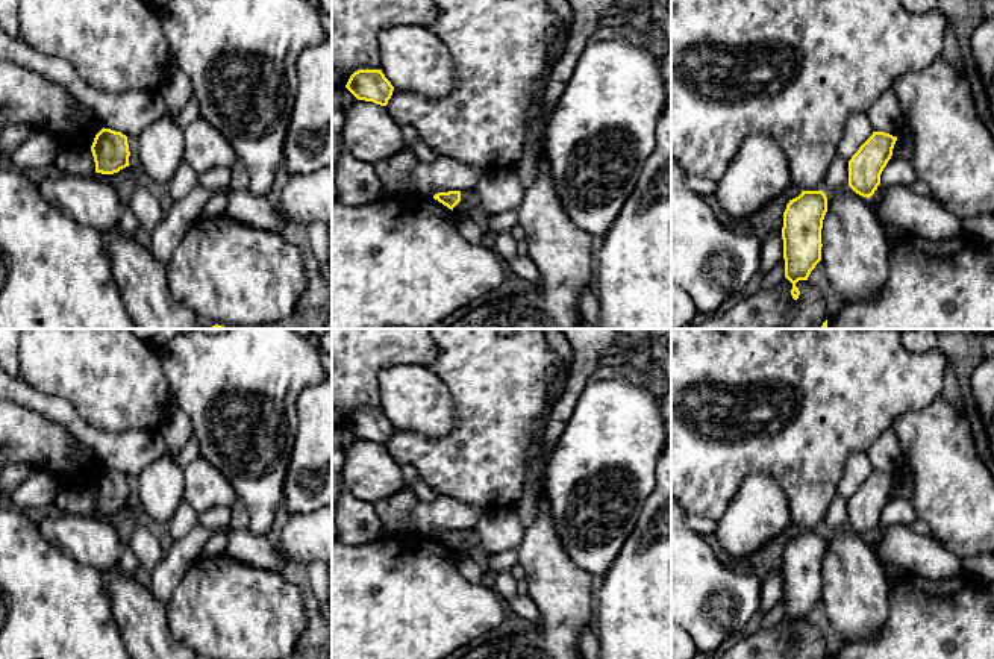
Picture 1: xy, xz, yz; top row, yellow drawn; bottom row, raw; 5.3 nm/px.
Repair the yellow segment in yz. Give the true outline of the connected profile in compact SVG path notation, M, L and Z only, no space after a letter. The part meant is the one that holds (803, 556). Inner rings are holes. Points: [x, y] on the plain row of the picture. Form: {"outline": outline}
{"outline": "M802 530L786 544L783 551L783 598L785 617L792 623L791 635L799 638L799 620L808 620L821 600L821 568L827 551L827 536L823 530Z"}

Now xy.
{"outline": "M102 468L91 485L95 501L95 512L114 514L129 506L127 476L121 471Z"}

